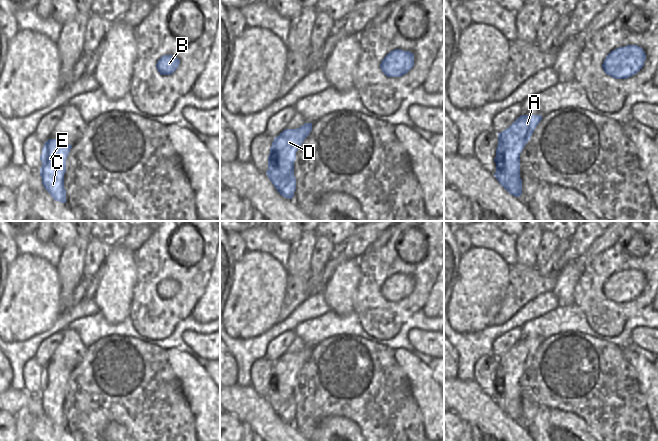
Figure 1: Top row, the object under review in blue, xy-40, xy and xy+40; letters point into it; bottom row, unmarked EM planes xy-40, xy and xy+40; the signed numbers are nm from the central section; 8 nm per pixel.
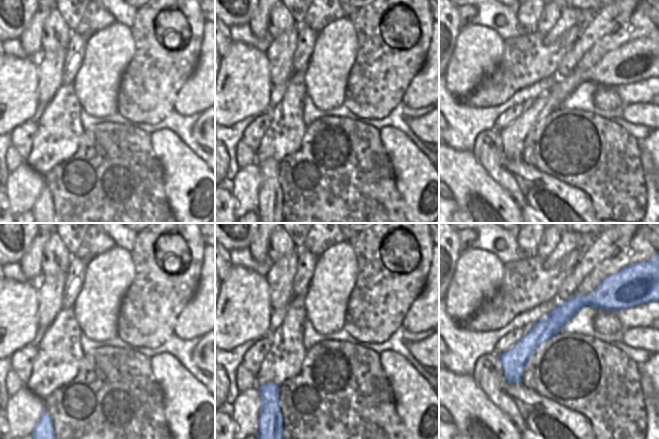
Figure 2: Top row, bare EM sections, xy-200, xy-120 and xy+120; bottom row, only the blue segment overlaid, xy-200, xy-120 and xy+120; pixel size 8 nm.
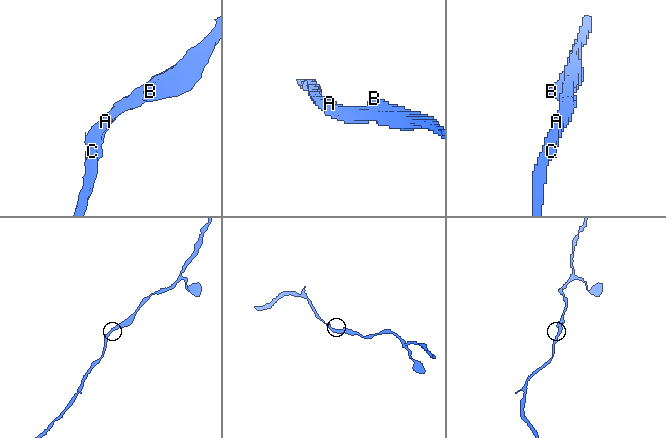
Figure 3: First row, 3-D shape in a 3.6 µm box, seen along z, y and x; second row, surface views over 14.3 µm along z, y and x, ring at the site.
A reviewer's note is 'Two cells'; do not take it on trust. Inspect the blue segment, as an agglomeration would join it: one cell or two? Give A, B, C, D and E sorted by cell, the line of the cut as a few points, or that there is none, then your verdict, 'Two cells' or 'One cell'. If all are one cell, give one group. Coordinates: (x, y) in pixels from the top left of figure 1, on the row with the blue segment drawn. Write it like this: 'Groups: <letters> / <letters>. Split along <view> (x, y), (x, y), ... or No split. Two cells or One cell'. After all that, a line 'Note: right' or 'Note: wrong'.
Groups: A B C D E. No split. One cell.
Note: wrong

